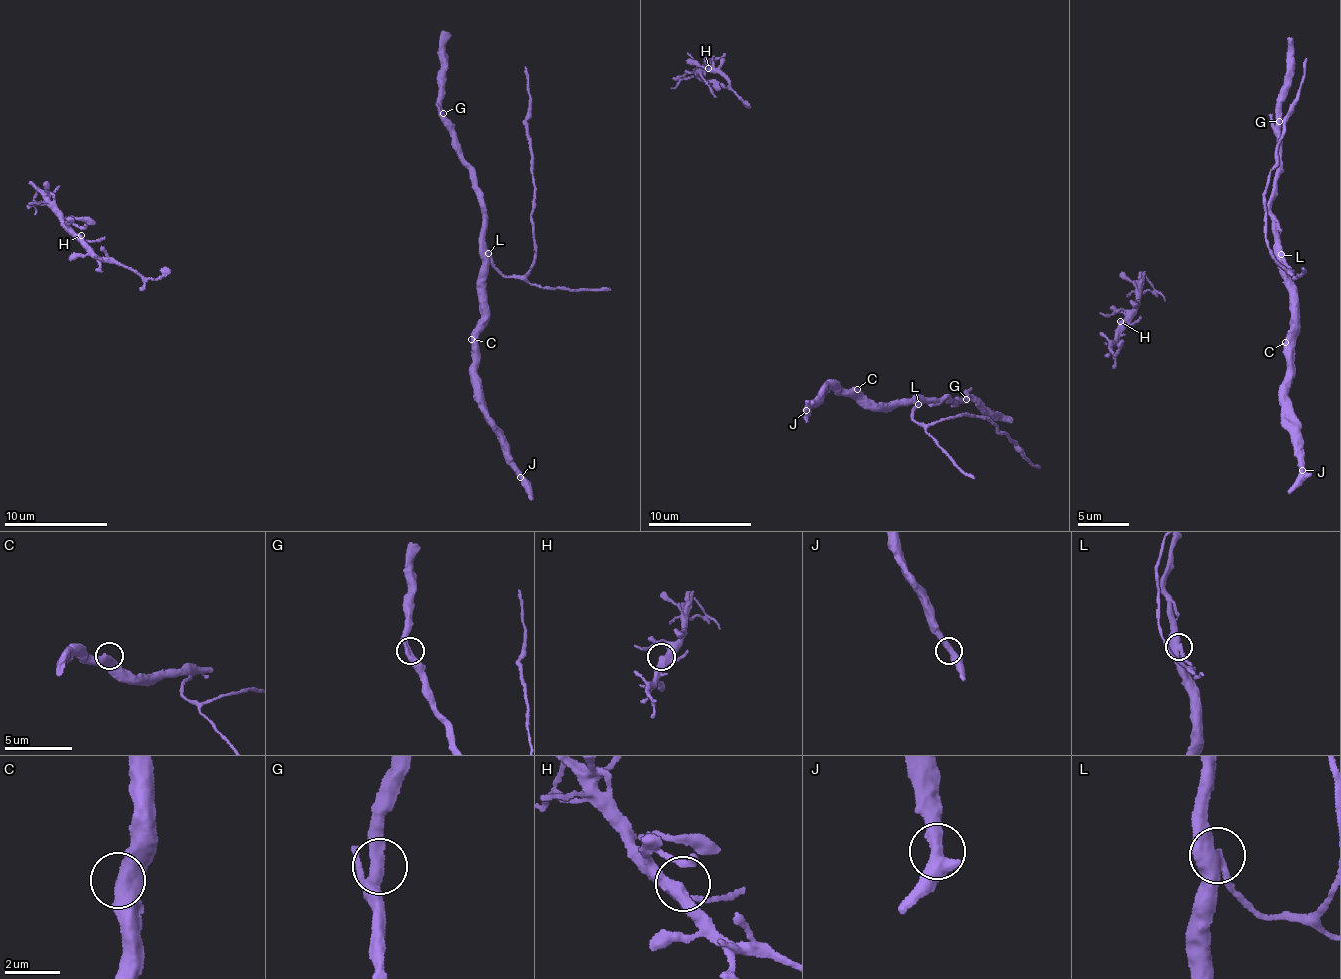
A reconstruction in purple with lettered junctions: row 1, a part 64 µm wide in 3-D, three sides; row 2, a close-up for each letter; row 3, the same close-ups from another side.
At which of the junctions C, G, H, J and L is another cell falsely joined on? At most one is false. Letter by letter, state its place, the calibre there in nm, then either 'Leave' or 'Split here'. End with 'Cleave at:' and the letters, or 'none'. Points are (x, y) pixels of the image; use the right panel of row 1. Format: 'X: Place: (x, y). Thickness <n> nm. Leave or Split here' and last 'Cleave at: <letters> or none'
C: Place: (1285, 342). Thickness 550 nm. Leave
G: Place: (1279, 121). Thickness 340 nm. Leave
H: Place: (1120, 321). Thickness 380 nm. Leave
J: Place: (1302, 470). Thickness 360 nm. Leave
L: Place: (1281, 254). Thickness 440 nm. Leave
Cleave at: none

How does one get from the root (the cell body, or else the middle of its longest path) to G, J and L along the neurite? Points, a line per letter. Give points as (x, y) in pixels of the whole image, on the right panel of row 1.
G: (1285, 342), (1293, 317), (1291, 277), (1280, 258), (1277, 217), (1270, 210), (1279, 166), (1279, 121)
J: (1285, 342), (1288, 422), (1297, 463), (1302, 470)
L: (1285, 342), (1292, 317), (1292, 284), (1284, 276), (1281, 255)

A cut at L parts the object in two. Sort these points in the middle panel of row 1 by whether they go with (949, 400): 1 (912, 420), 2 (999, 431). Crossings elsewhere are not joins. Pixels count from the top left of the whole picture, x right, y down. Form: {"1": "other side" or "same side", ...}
{"1": "other side", "2": "other side"}

